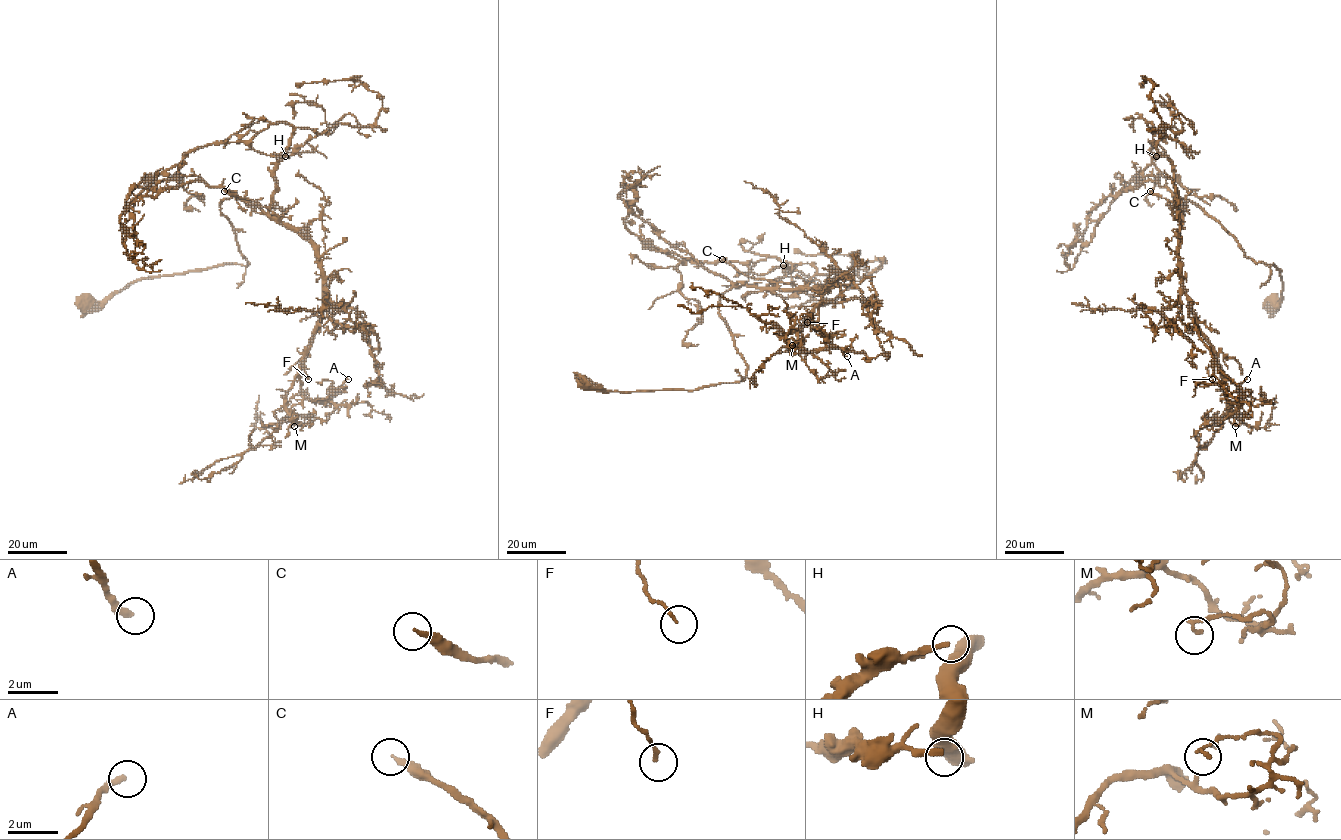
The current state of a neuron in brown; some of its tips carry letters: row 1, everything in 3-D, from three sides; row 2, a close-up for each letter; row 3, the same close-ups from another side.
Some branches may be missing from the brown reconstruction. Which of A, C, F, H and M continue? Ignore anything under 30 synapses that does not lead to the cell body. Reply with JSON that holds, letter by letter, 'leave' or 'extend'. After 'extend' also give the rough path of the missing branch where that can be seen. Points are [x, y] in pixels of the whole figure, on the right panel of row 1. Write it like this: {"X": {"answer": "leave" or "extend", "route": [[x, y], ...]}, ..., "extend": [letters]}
{"A": {"answer": "leave"}, "C": {"answer": "extend", "route": [[1150, 191], [1142, 187], [1133, 192], [1101, 189], [1067, 227], [1067, 219]]}, "F": {"answer": "leave"}, "H": {"answer": "leave"}, "M": {"answer": "leave"}, "extend": ["C"]}

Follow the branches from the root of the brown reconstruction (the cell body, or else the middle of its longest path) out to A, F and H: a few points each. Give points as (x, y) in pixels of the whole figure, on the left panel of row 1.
A: (85, 304), (246, 265), (221, 212), (236, 196), (314, 250), (323, 309), (302, 392), (324, 399), (348, 379)
F: (85, 304), (143, 278), (246, 265), (221, 212), (236, 196), (314, 250), (323, 309), (308, 379)
H: (85, 304), (143, 278), (246, 265), (221, 212), (234, 195), (165, 172), (217, 142), (285, 156)

